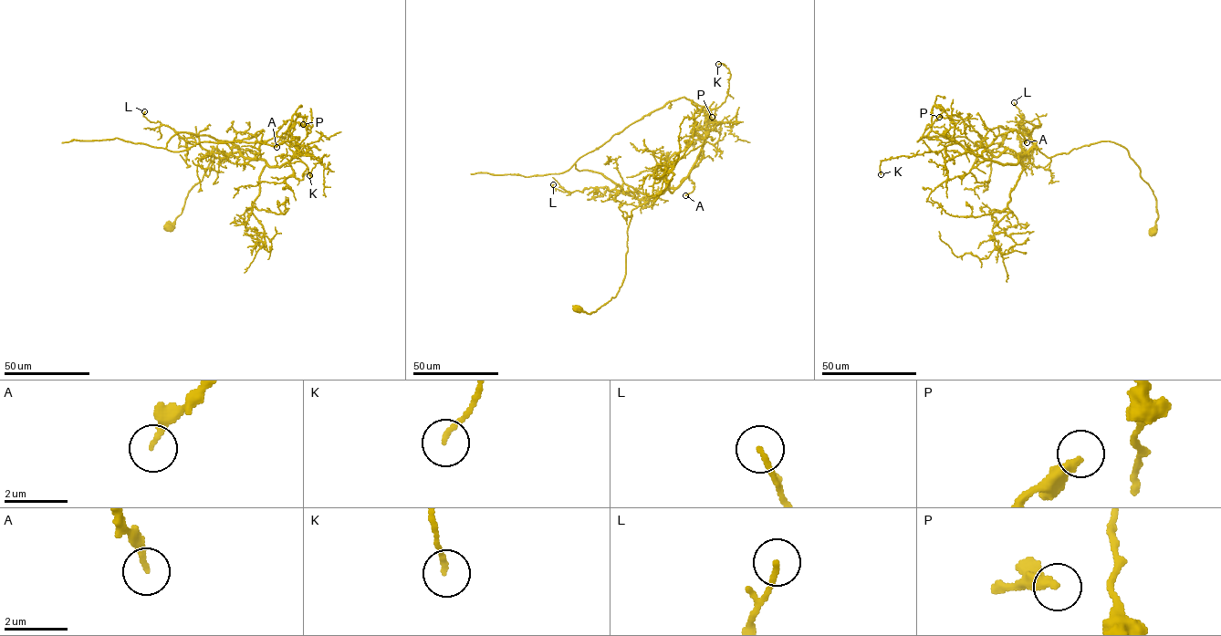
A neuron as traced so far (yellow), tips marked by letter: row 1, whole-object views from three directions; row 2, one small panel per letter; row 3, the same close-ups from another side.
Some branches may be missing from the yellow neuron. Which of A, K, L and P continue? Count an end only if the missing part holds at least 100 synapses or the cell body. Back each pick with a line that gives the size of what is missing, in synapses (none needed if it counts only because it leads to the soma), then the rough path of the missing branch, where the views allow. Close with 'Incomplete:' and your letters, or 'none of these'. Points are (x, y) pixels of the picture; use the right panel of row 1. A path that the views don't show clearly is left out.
Incomplete: none of these

